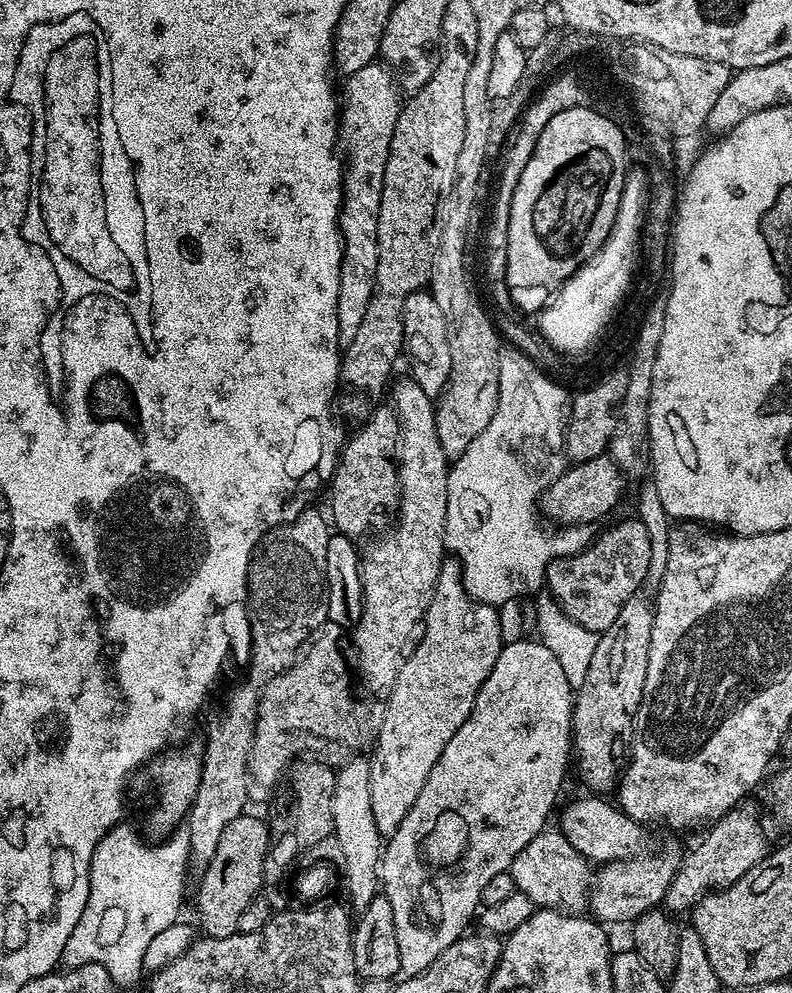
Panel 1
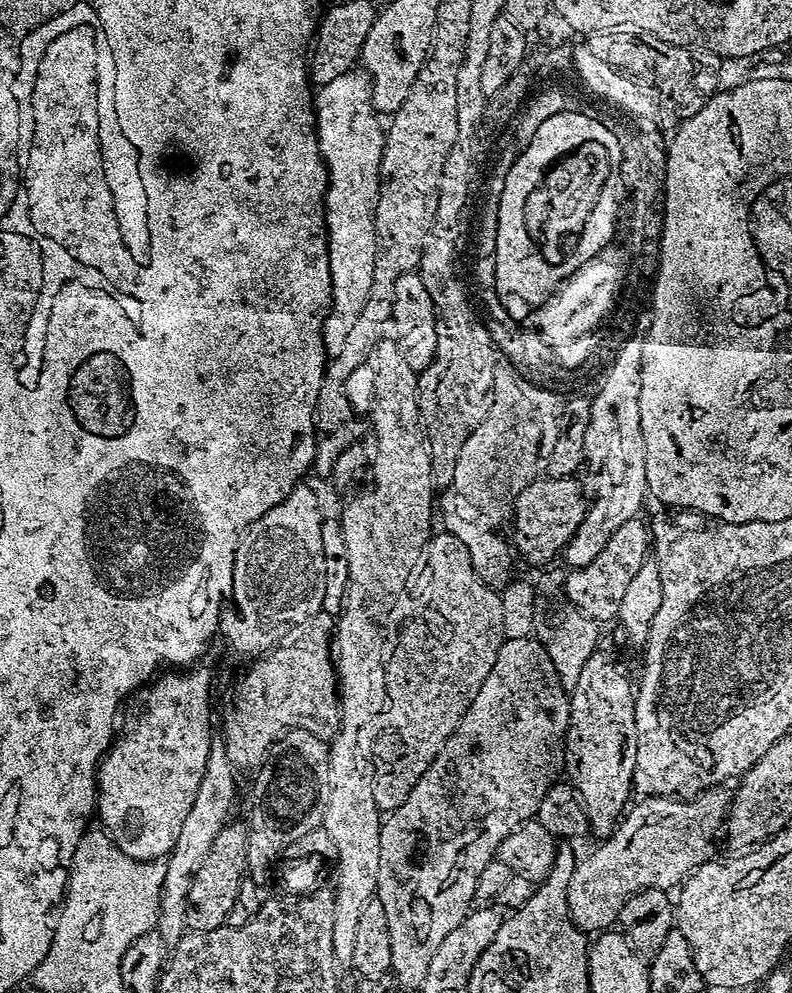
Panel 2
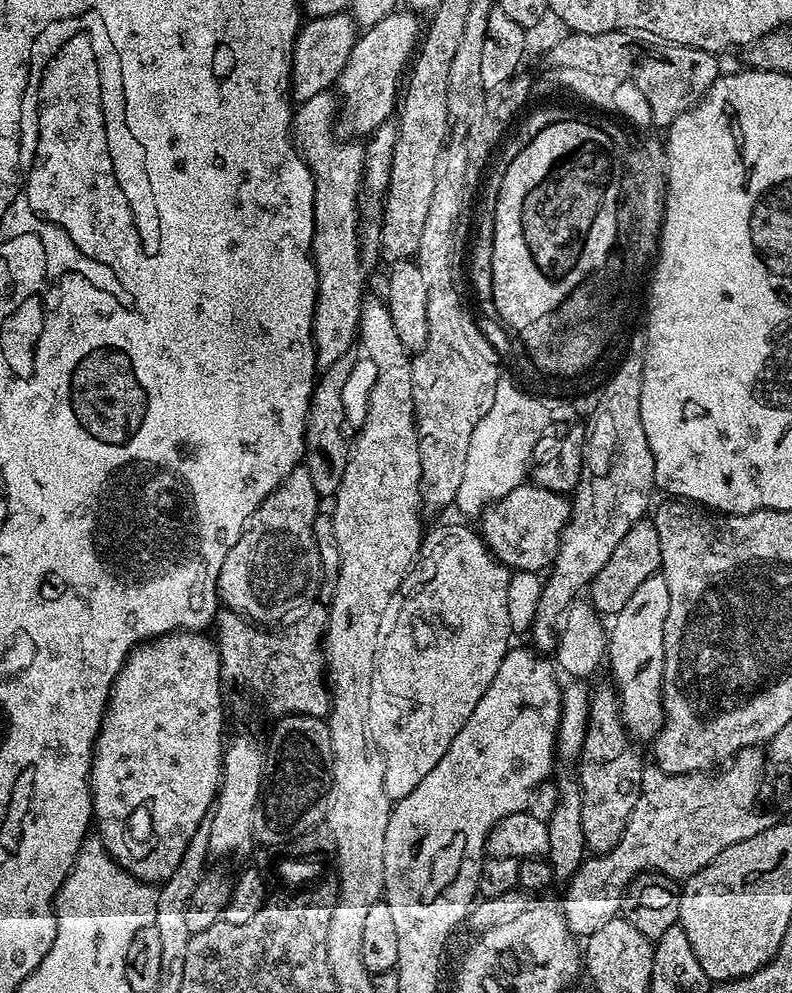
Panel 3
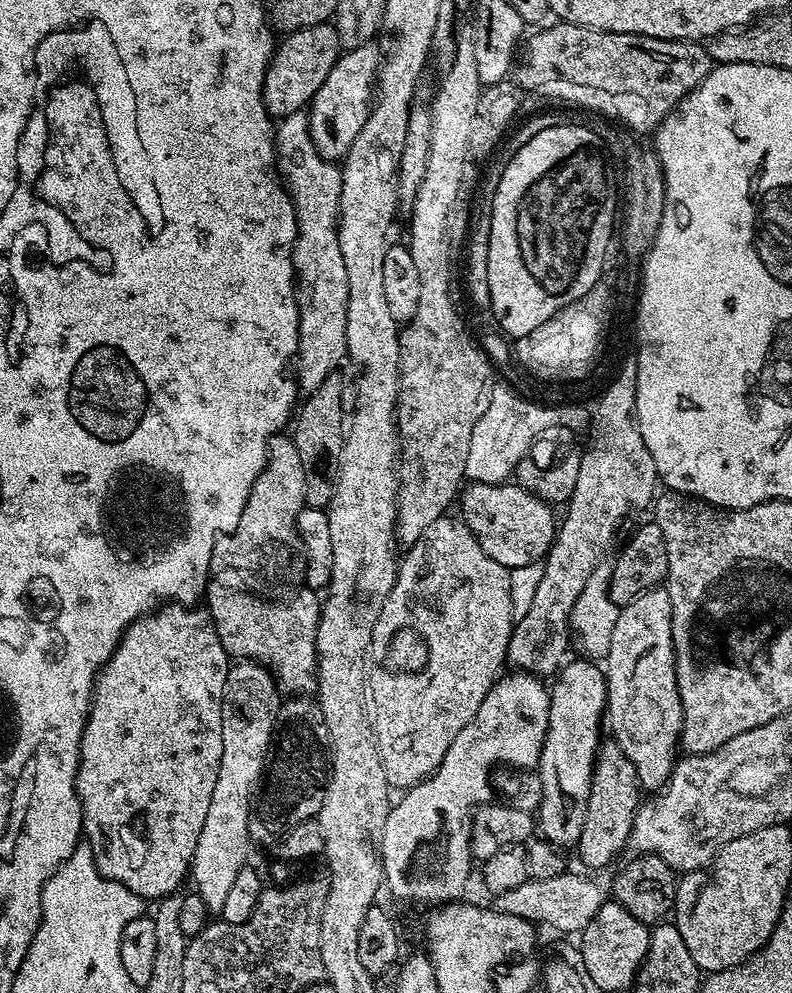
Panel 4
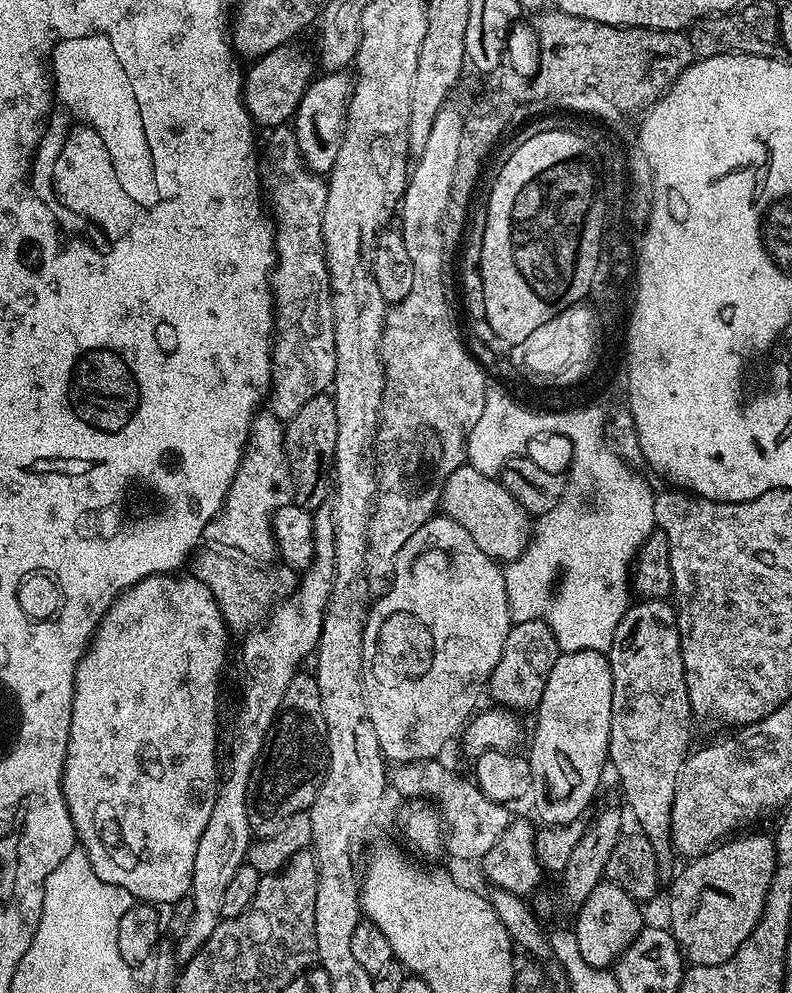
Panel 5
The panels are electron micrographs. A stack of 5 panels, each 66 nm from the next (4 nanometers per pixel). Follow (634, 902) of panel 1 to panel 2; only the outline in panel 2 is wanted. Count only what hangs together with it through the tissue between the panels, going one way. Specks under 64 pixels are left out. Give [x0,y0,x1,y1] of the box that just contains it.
[568,786,729,934]

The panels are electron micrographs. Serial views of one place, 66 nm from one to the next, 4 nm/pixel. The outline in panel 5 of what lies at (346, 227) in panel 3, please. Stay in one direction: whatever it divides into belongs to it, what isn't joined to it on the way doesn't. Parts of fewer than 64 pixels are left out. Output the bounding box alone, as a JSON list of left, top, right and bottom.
[260,123,336,422]

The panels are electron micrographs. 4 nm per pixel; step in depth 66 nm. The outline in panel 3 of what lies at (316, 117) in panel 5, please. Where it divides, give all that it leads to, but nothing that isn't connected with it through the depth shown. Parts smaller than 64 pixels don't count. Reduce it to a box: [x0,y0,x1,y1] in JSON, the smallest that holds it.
[334,10,422,142]

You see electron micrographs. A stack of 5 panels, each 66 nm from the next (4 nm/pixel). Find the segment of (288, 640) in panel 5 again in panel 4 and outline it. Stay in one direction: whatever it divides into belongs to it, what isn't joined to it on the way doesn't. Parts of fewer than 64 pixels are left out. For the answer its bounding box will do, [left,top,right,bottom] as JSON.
[190,662,282,914]

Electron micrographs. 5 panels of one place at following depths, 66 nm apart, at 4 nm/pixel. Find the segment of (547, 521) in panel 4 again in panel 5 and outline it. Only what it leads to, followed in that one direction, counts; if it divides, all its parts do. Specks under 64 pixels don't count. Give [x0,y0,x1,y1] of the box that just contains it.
[440,462,533,562]

